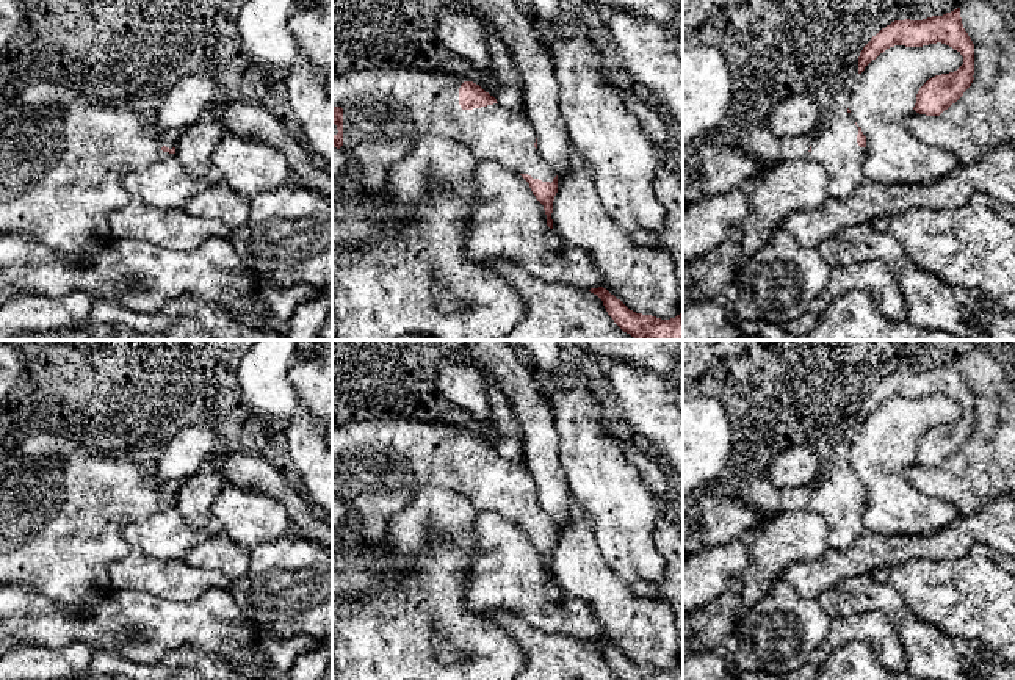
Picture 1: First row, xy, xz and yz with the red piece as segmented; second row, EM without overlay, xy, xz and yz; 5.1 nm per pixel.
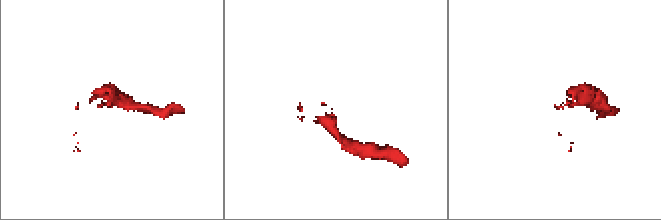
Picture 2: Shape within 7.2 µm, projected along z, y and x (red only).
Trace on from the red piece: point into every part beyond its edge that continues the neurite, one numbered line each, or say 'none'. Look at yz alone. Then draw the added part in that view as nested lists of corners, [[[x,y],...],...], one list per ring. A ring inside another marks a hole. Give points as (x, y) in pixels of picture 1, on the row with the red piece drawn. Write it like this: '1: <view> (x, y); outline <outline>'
1: yz (834, 146); outline [[[849,88],[832,97],[807,154],[807,158],[825,169],[829,193],[836,199],[849,197],[866,180],[863,171],[866,147],[858,146],[858,127],[847,111],[851,92]]]

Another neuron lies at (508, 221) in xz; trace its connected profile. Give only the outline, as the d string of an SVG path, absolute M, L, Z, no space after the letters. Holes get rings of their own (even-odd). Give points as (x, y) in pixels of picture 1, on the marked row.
M479 160L473 179L475 204L464 235L468 259L504 257L548 284L603 287L591 257L547 226L544 205L520 174Z

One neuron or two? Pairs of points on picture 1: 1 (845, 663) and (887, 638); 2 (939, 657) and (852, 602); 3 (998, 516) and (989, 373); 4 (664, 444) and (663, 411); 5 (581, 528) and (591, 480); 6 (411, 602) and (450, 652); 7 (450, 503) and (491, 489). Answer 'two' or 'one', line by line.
1: two
2: one
3: two
4: one
5: two
6: two
7: two

